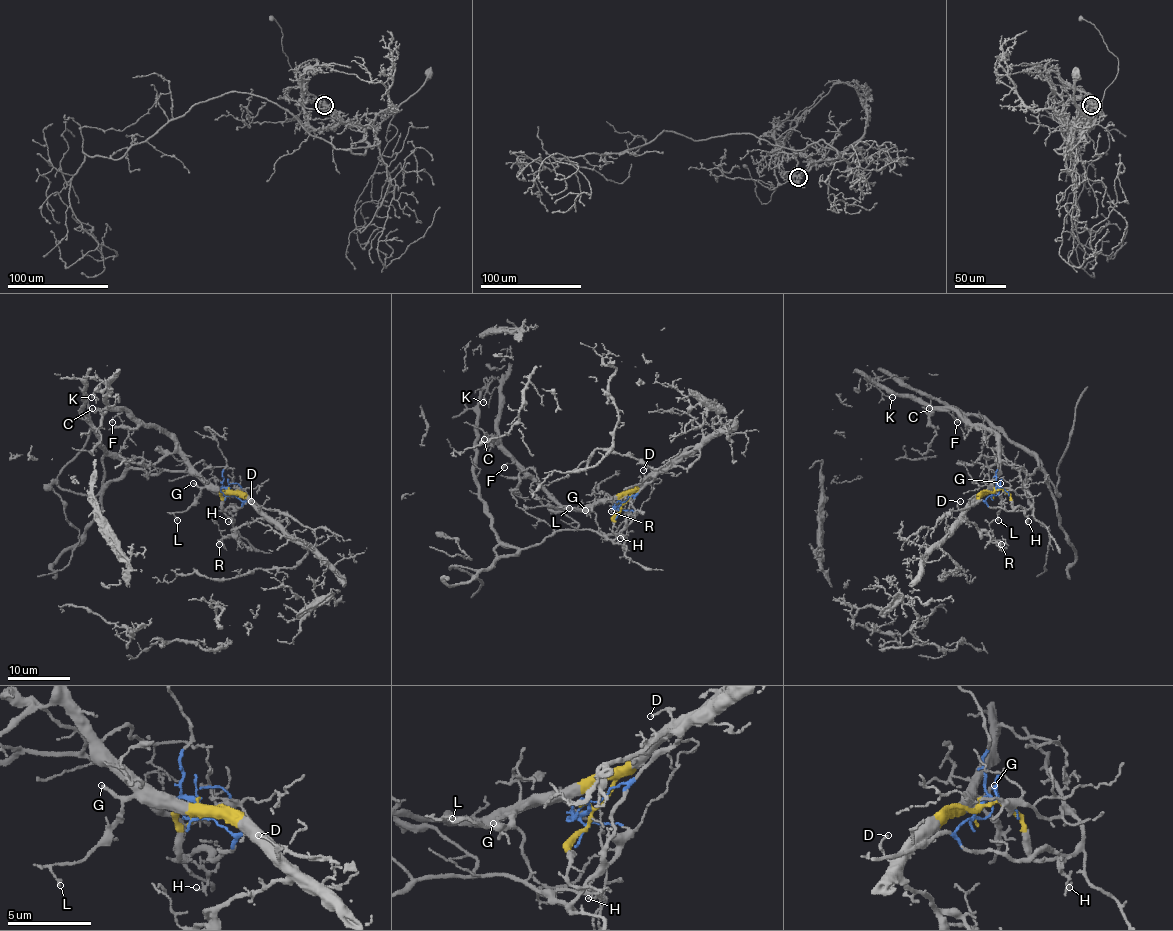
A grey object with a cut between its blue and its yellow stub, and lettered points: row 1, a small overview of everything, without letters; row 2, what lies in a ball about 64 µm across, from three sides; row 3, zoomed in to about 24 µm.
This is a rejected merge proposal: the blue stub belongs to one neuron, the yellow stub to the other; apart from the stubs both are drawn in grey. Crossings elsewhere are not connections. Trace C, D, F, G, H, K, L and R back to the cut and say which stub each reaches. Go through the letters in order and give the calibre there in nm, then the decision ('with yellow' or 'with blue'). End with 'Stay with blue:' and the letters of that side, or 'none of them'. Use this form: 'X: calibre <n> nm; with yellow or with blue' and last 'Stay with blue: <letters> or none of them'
C: calibre 120 nm; with yellow
D: calibre 100 nm; with yellow
F: calibre 140 nm; with yellow
G: calibre 200 nm; with yellow
H: calibre 150 nm; with yellow
K: calibre 110 nm; with yellow
L: calibre 120 nm; with yellow
R: calibre 110 nm; with yellow
Stay with blue: none of them

